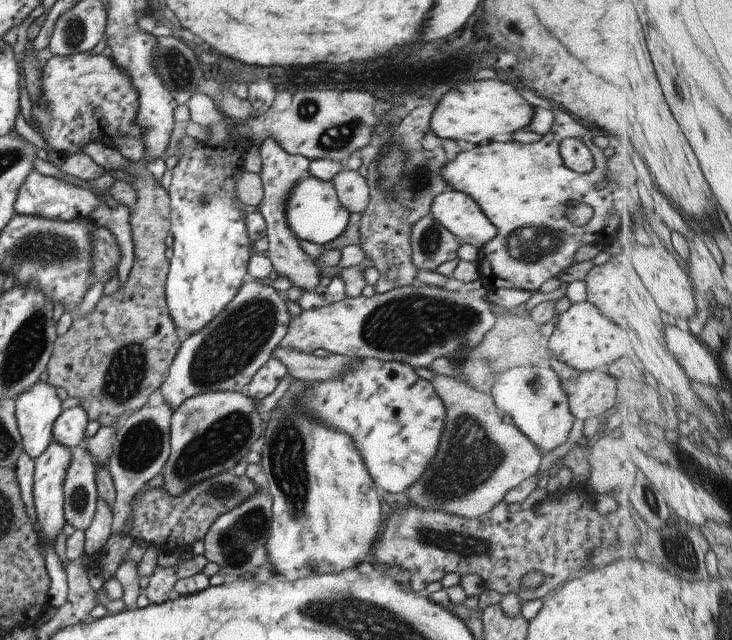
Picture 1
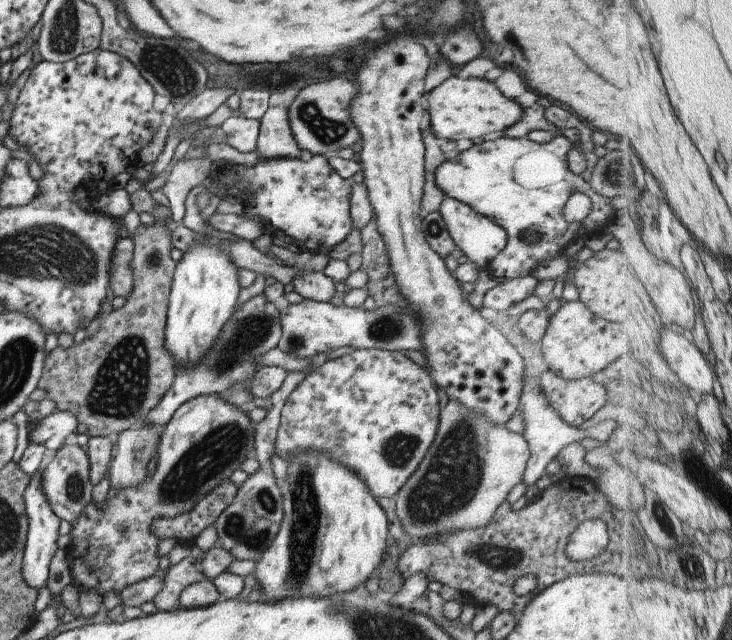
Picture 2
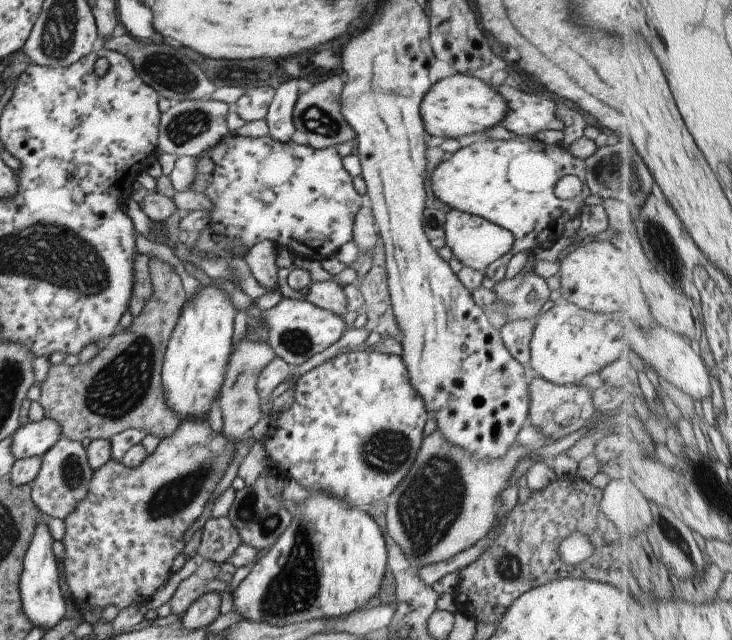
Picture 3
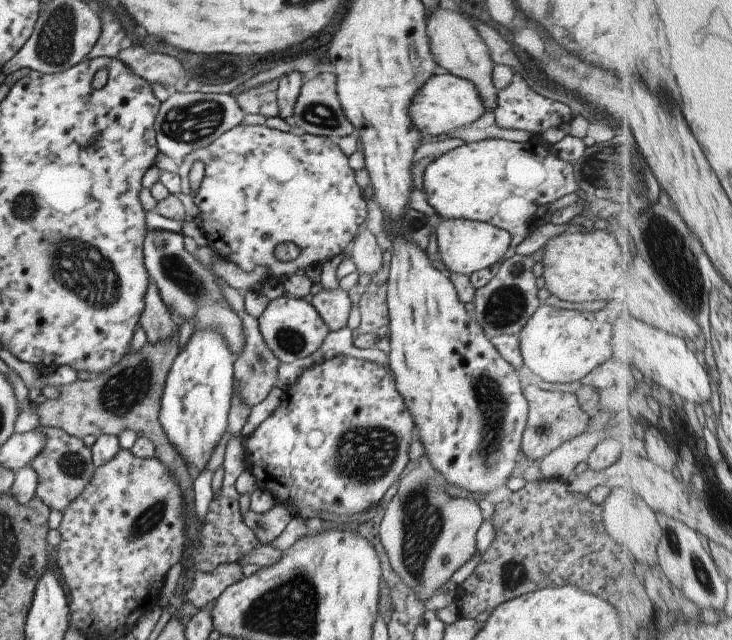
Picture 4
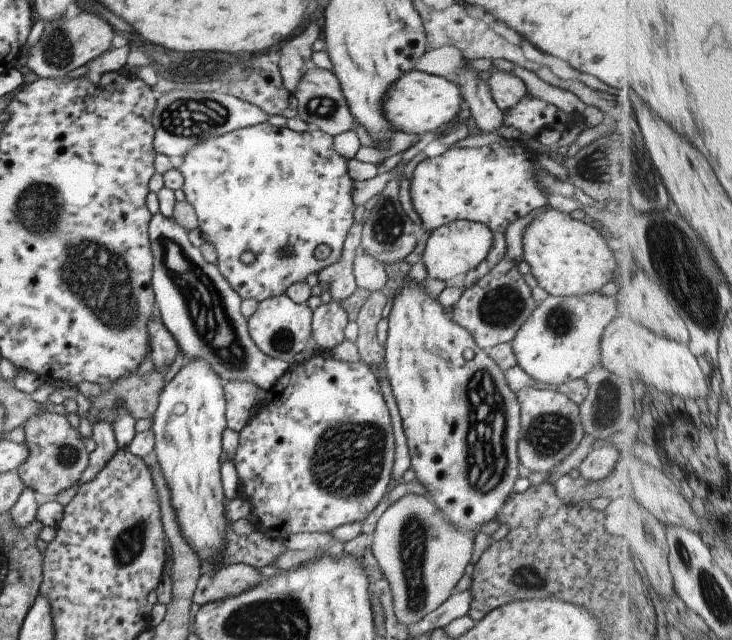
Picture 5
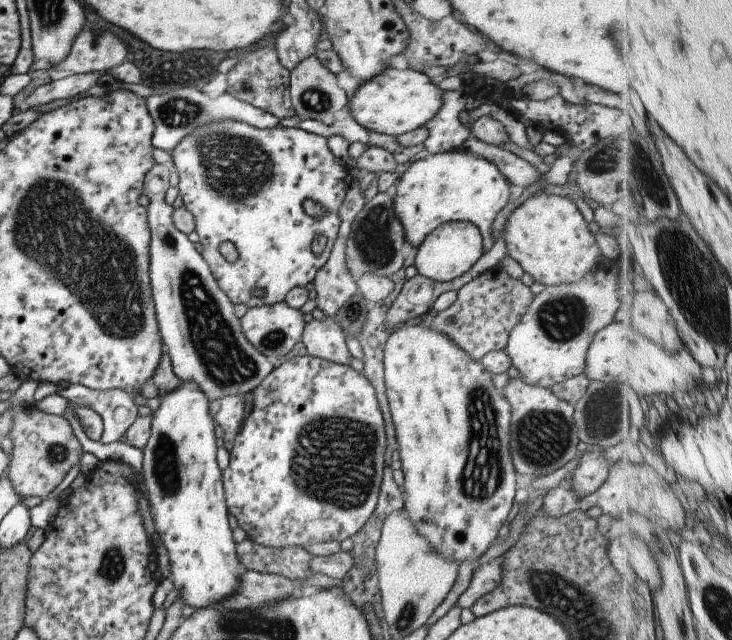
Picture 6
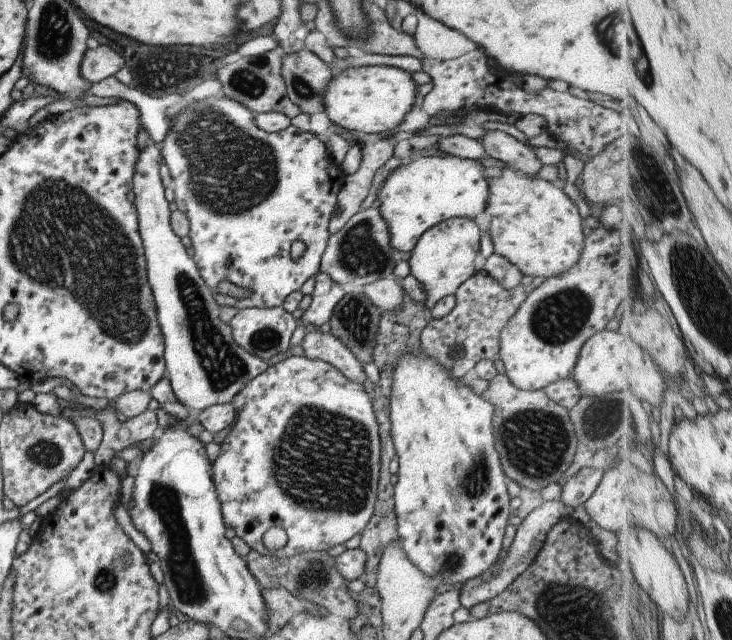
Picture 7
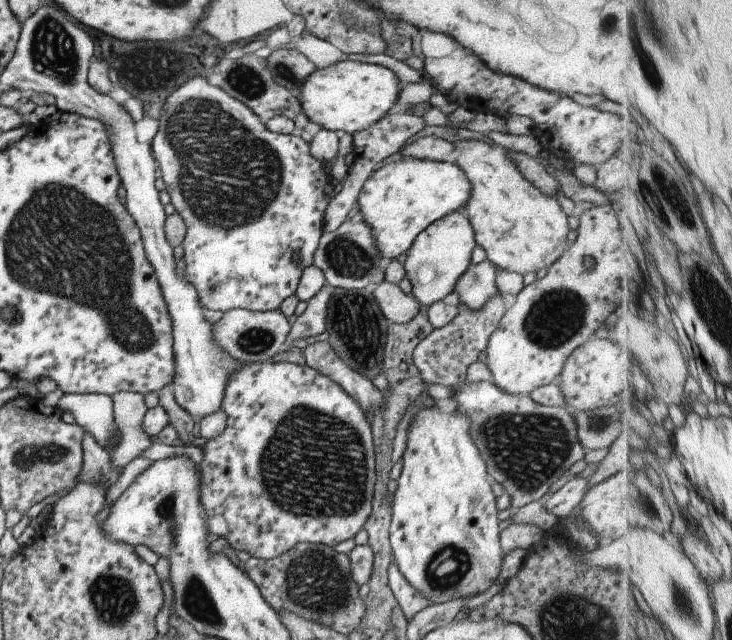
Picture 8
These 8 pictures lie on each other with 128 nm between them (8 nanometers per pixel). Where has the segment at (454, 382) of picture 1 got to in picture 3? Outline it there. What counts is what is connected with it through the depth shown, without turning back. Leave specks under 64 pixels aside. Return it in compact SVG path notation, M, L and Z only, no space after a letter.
M435 429L422 440L404 480L384 501L384 534L389 545L400 549L405 559L418 570L474 546L490 531L500 493L519 461L530 453L529 448L515 444L502 457L474 459L471 453L447 443L442 433Z

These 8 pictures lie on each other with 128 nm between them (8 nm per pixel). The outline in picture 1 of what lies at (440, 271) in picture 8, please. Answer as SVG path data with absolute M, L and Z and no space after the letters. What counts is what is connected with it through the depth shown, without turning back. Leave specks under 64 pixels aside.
M448 187L433 198L429 212L461 245L469 244L478 251L497 234L493 224L469 196Z

